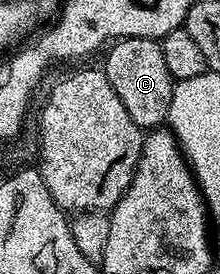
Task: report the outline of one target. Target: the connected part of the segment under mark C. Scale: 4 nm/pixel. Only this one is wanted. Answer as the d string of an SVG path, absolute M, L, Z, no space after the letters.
M121 37L108 51L108 58L102 62L102 68L106 79L110 79L110 87L114 87L118 99L122 99L130 119L134 119L134 123L138 123L138 127L145 131L161 128L168 120L174 82L166 68L160 41Z

